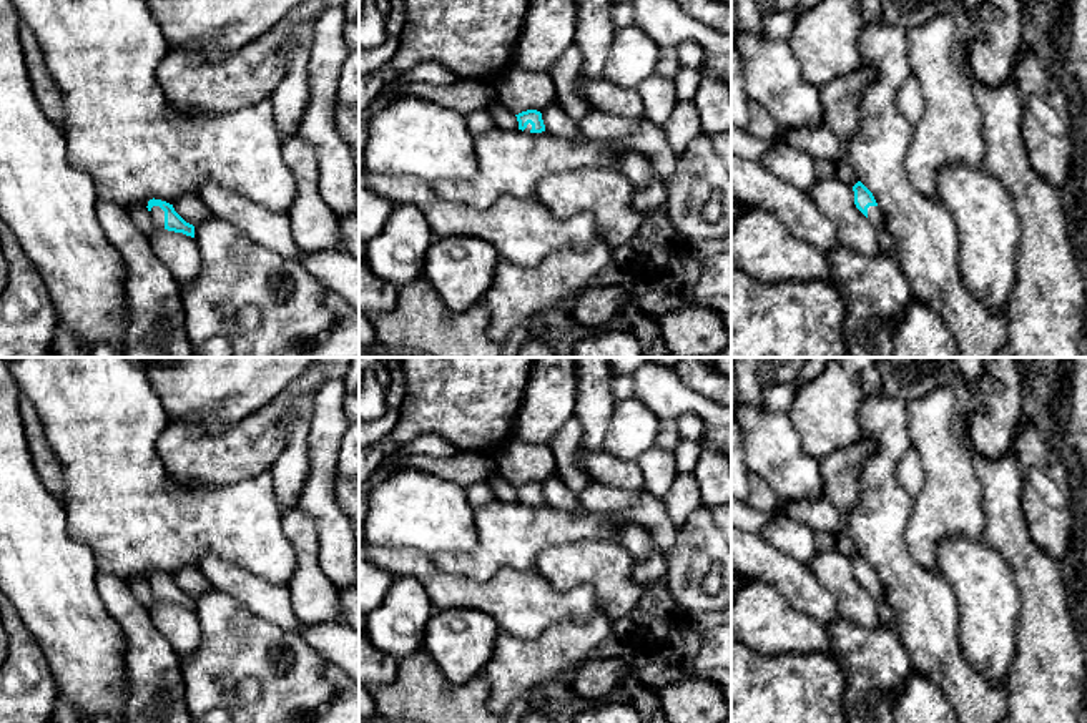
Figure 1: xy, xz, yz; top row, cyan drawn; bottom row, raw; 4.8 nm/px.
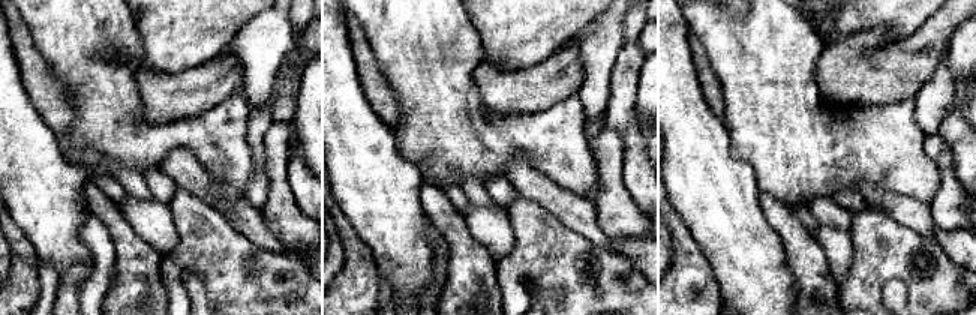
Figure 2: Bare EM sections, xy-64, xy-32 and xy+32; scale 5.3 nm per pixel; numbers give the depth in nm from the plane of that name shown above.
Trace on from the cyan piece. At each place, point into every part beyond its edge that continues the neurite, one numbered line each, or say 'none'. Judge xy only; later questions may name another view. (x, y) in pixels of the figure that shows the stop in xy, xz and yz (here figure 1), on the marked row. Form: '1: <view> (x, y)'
1: xy (157, 213)

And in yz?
1: yz (876, 216)

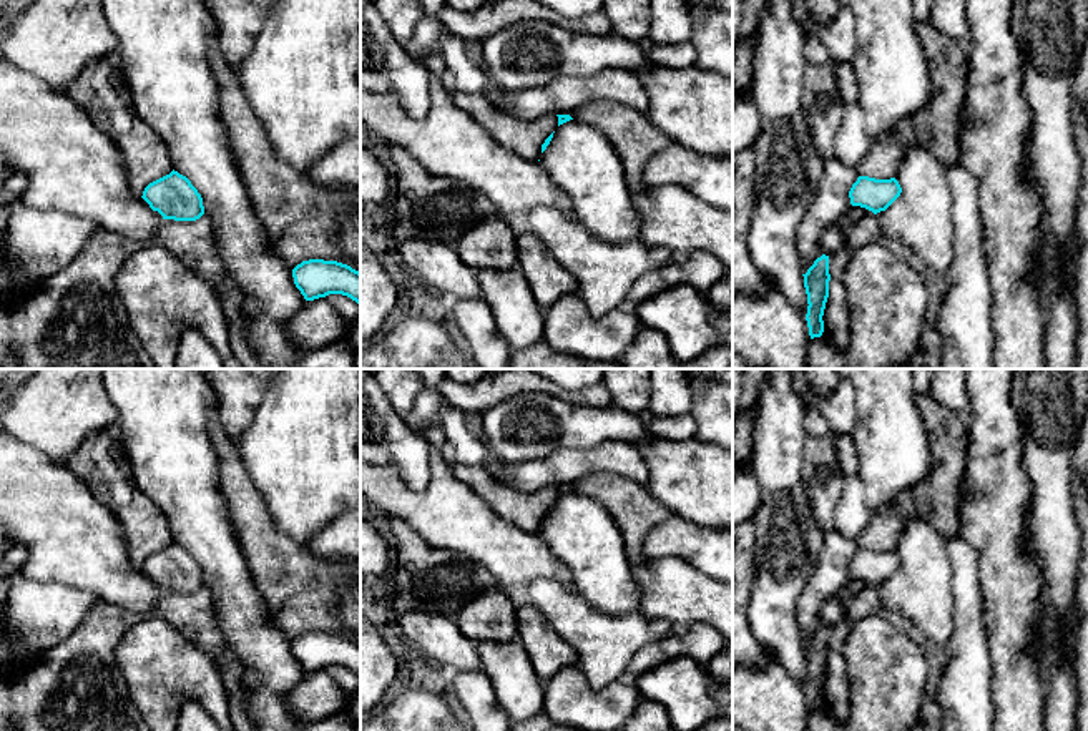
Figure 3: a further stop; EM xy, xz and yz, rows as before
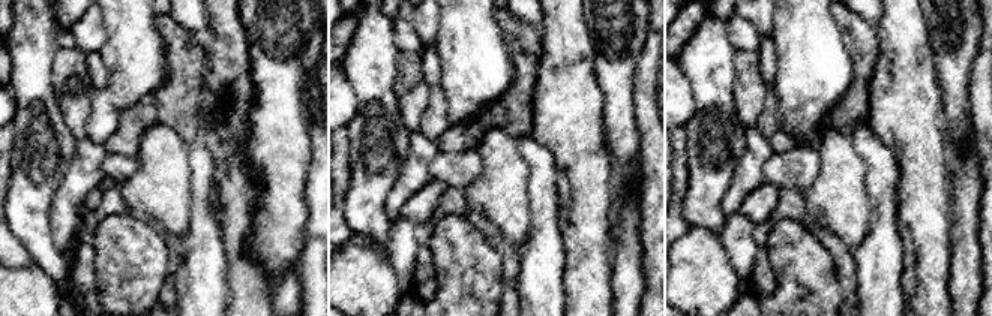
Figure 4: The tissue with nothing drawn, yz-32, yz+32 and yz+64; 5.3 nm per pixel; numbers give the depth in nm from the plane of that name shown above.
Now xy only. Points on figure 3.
none

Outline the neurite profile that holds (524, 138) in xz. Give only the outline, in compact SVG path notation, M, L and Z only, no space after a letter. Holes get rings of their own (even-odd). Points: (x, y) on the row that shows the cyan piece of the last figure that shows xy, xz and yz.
M457 90L452 93L452 100L483 126L498 145L528 161L540 159L542 145L558 128L558 116L555 113L535 121L520 121L498 111L483 93L472 95Z

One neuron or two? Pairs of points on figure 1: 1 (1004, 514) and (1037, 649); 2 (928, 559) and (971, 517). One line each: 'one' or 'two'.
1: one
2: one

